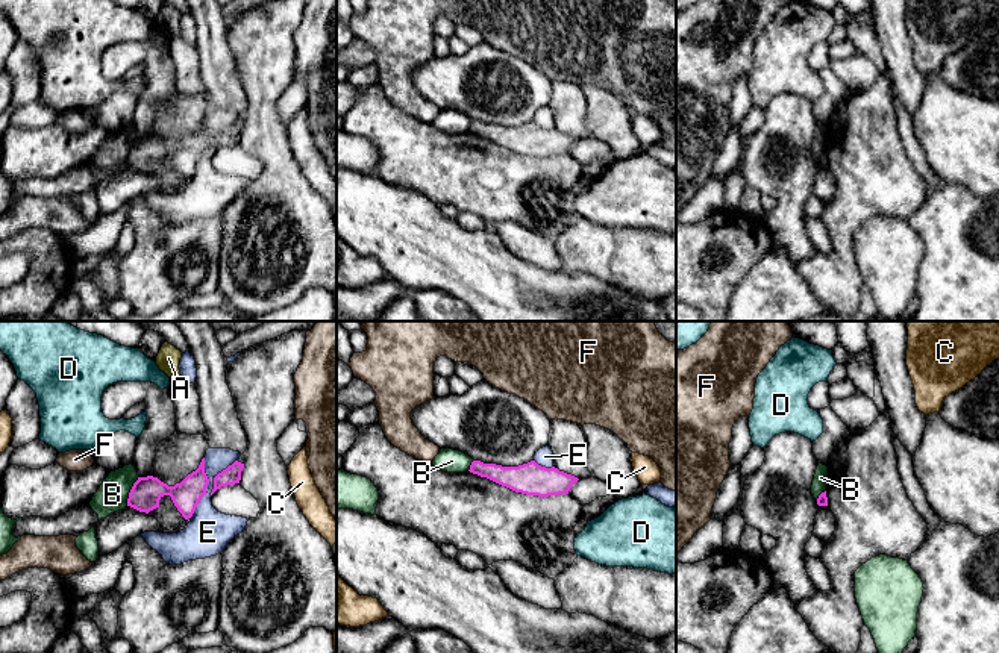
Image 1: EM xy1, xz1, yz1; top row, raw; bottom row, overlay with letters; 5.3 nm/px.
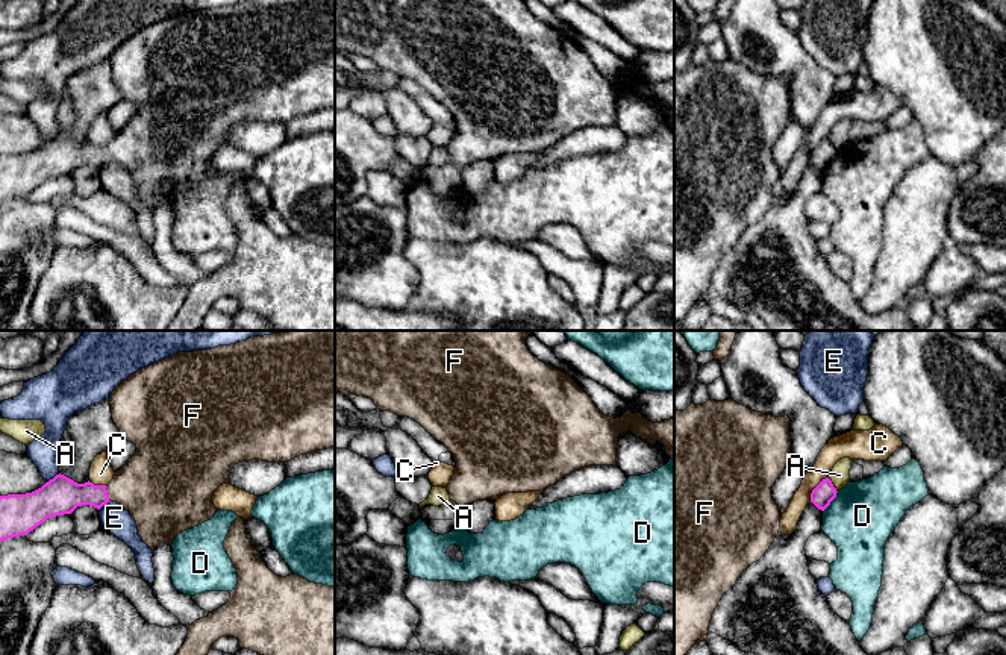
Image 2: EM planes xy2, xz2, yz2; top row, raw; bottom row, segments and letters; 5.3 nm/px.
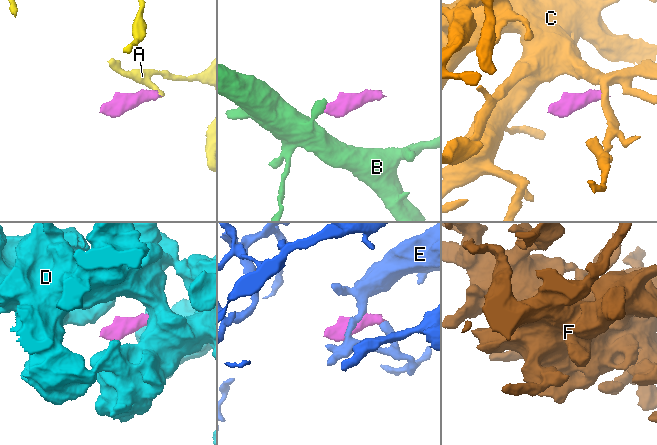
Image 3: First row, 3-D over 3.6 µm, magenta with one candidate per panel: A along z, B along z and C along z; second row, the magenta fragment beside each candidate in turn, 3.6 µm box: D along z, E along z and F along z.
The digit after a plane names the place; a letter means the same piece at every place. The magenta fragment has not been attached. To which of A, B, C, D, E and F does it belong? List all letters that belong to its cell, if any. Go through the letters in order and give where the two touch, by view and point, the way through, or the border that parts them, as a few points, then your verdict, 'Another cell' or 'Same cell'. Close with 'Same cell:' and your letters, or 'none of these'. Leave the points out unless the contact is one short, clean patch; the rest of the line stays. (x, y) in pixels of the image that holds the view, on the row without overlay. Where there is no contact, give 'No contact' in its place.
A: Touches magenta at yz2 (832, 146). Boundary: yz2 (827, 138), (837, 152). Another cell
B: Touches magenta at xy1 (131, 152). Boundary: xy1 (138, 137), (126, 165). Another cell
C: Touches magenta at yz2 (814, 149). Boundary: yz2 (827, 137), (812, 150), (809, 161). Another cell
D: Touches magenta at yz2 (831, 161). Boundary: yz2 (838, 152), (823, 172). Another cell
E: Touches magenta at xy1 (214, 149). Another cell
F: Touches magenta at xy2 (106, 153). Path across: xy2 (61, 155), (106, 153), (152, 146). Same cell
Same cell: F

